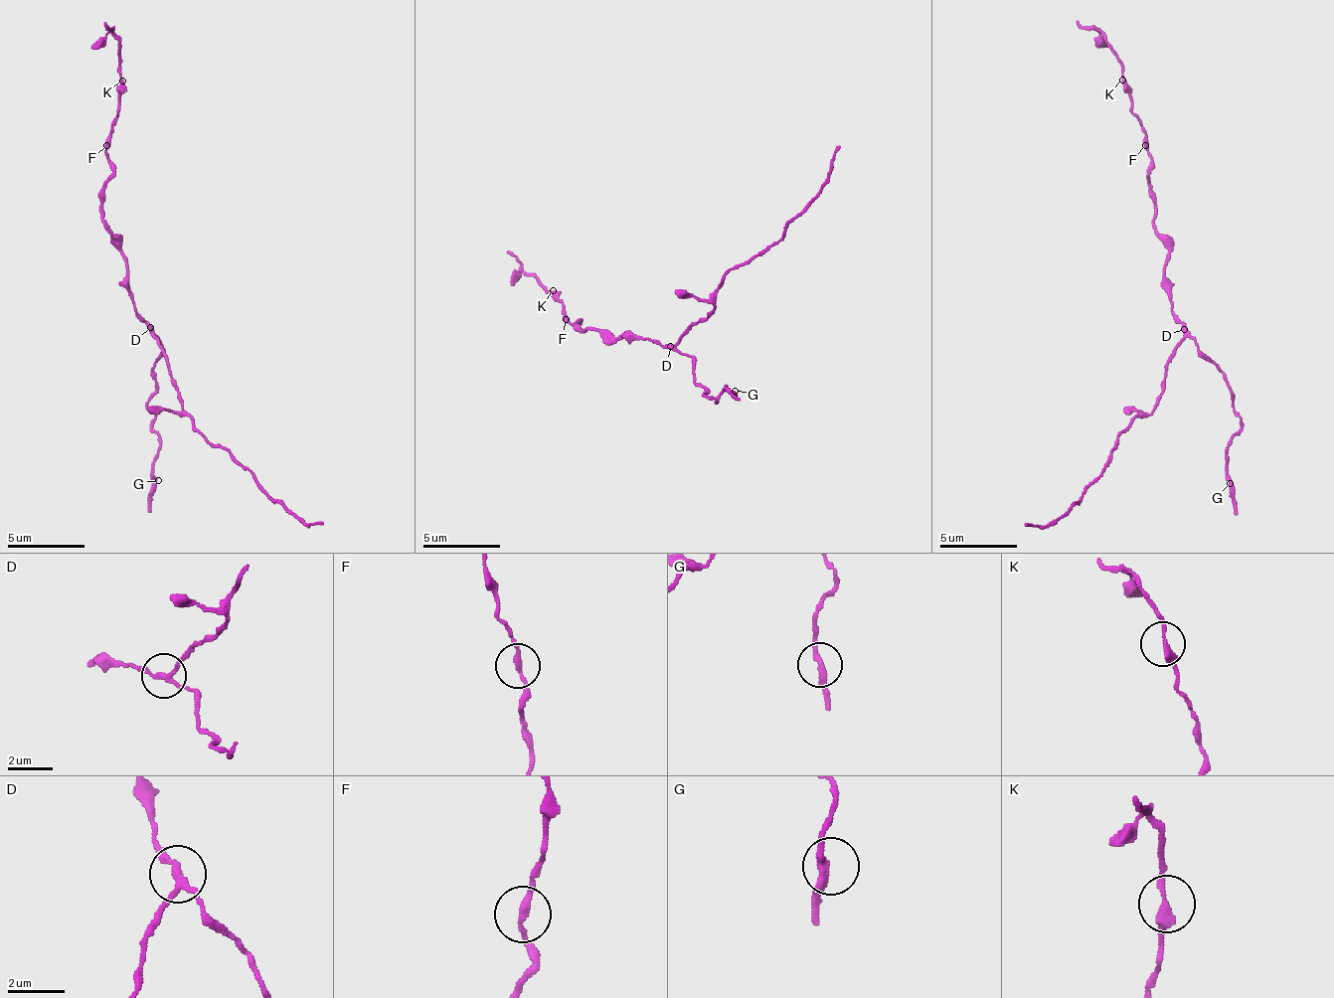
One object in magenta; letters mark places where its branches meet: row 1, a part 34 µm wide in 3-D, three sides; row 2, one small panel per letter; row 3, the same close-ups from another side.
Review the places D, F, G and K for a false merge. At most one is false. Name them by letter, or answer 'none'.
D

